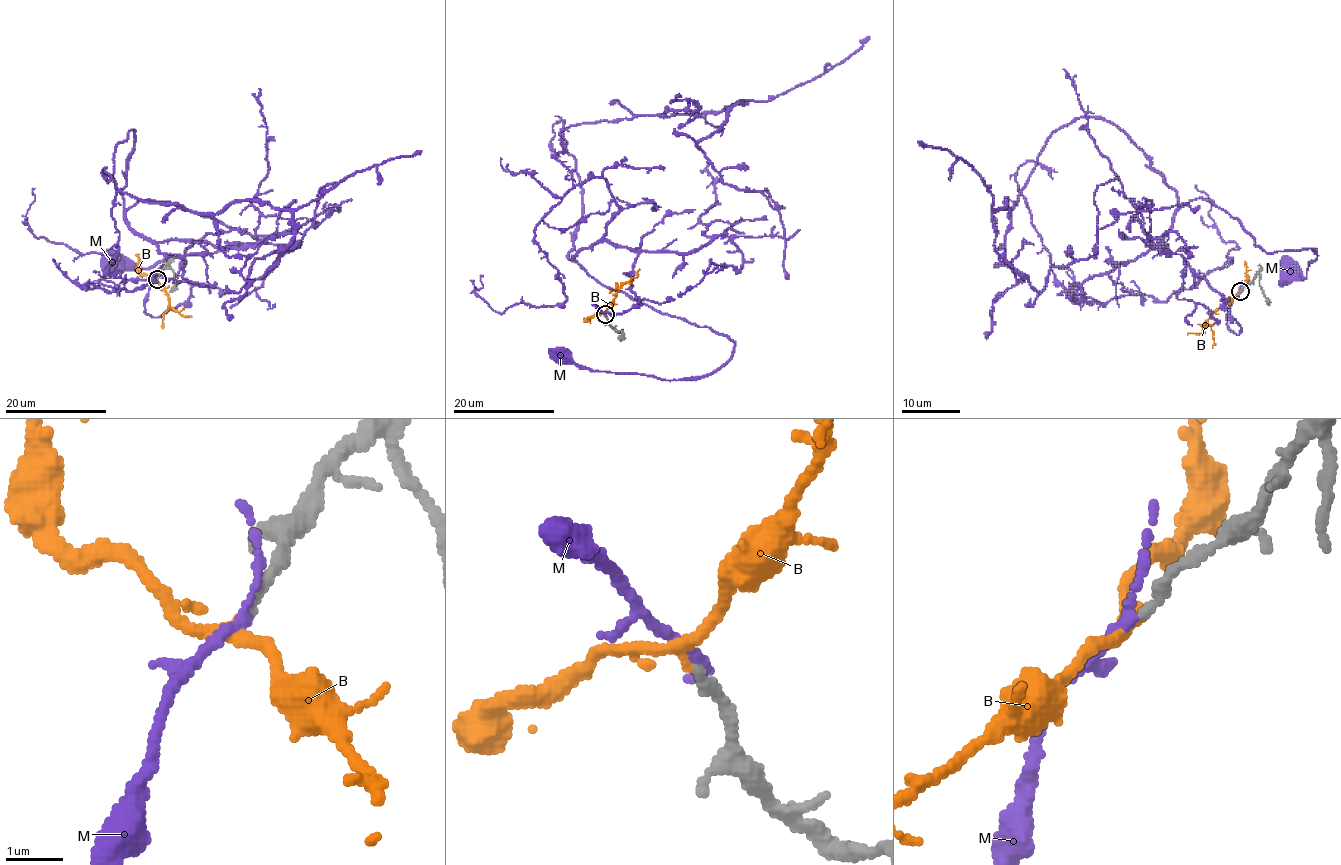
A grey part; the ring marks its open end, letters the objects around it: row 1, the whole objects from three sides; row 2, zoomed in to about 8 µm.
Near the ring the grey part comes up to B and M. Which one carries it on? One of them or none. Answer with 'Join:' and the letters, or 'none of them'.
Join: M

